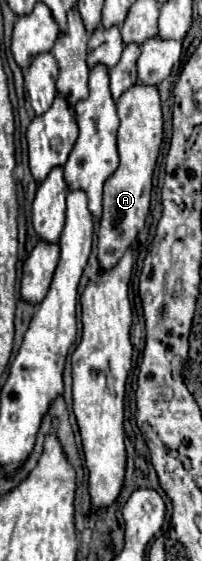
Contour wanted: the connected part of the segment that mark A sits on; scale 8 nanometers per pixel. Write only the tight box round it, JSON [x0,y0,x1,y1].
[97,84,163,270]

